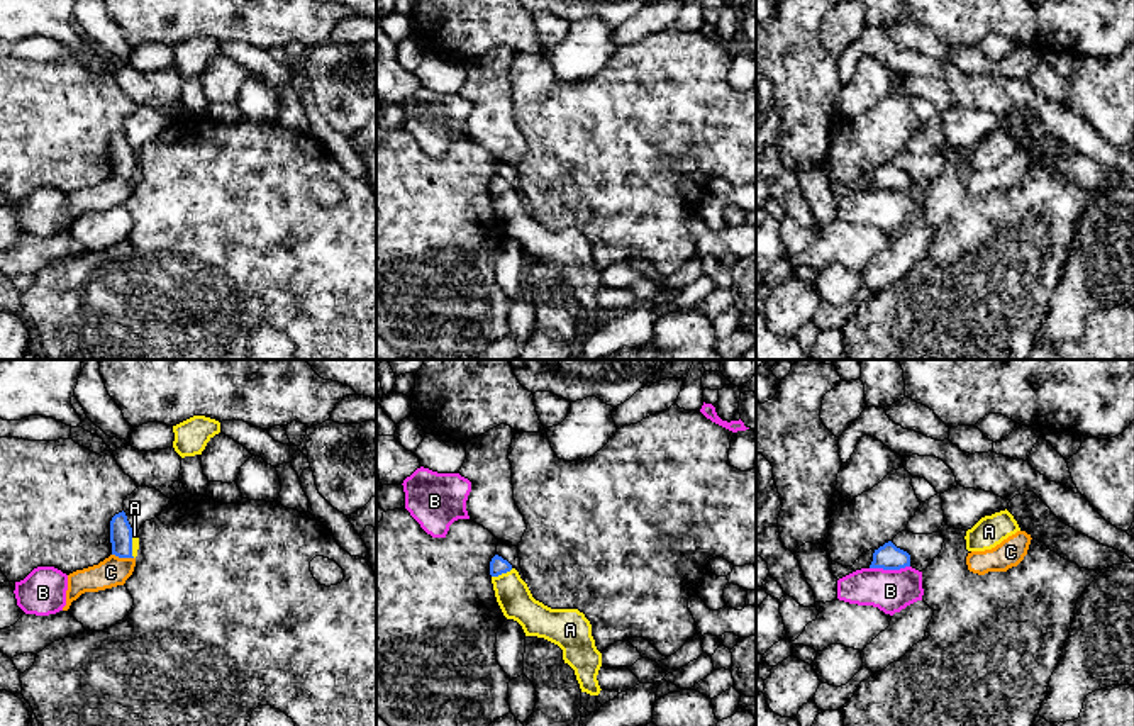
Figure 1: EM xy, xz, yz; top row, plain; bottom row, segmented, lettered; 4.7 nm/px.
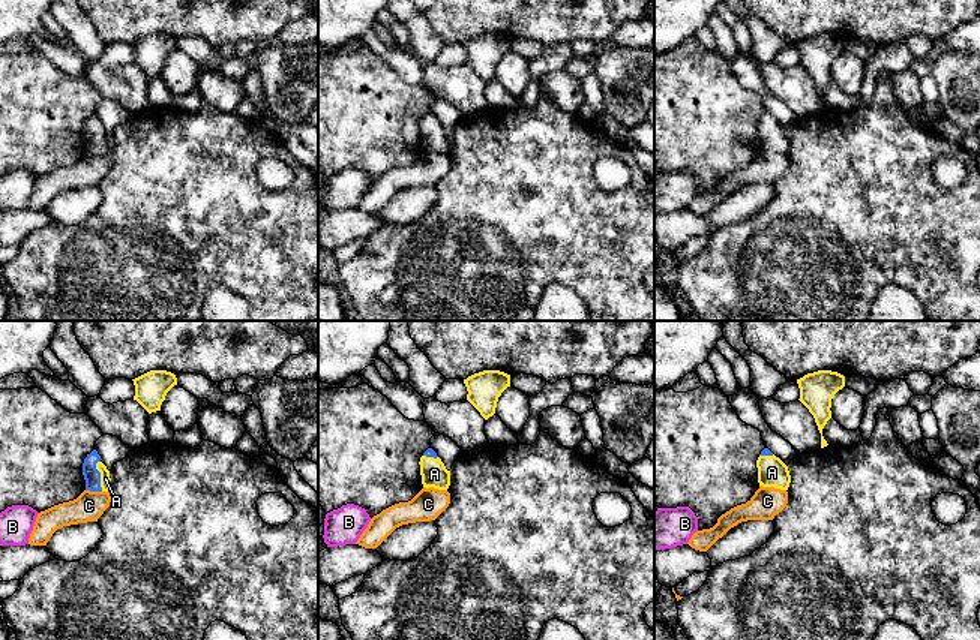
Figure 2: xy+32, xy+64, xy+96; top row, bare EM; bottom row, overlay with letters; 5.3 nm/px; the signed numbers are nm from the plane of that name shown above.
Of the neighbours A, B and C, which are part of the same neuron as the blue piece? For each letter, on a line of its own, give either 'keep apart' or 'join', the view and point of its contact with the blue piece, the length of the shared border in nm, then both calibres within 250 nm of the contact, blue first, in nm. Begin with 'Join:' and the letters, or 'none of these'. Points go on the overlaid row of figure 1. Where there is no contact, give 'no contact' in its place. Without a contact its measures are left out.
Join: A
A: join; contact xz (502, 572); length 110 nm; calibres 80 and 160 nm
B: keep apart; contact yz (889, 569); length 190 nm; calibres 120 and 200 nm
C: keep apart; contact xy (122, 557); length 110 nm; calibres 110 and 140 nm

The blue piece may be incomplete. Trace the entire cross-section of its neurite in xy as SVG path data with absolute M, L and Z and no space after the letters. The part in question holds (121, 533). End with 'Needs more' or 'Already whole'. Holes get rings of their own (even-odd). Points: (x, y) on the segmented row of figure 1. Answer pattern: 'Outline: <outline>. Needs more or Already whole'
Outline: M119 512L110 521L112 555L119 558L136 558L139 550L137 533L132 531L125 512Z. Needs more

